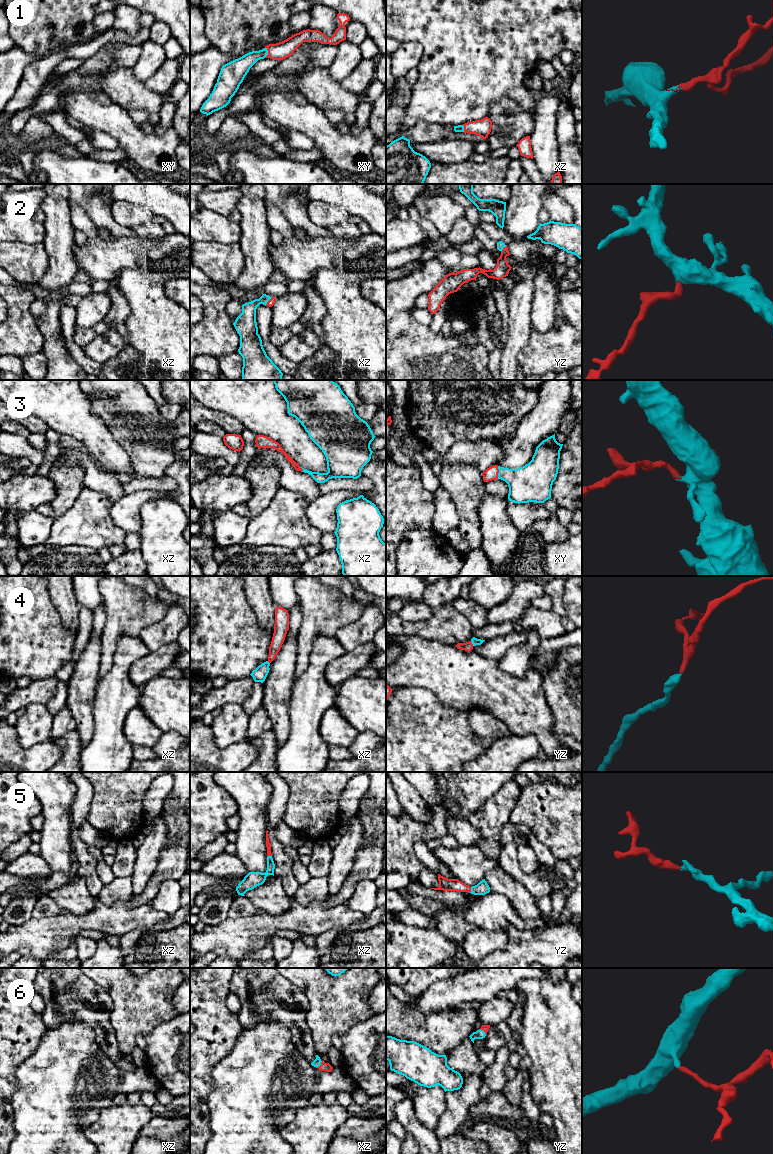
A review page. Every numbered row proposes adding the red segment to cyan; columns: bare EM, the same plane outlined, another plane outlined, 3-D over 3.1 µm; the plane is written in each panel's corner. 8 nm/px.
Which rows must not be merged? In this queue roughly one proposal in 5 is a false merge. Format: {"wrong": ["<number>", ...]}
{"wrong": []}

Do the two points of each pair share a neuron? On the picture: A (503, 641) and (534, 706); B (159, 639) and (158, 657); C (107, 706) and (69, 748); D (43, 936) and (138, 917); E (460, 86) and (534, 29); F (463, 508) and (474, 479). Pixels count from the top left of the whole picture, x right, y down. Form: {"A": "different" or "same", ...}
{"A": "different", "B": "different", "C": "different", "D": "same", "E": "same", "F": "same"}

